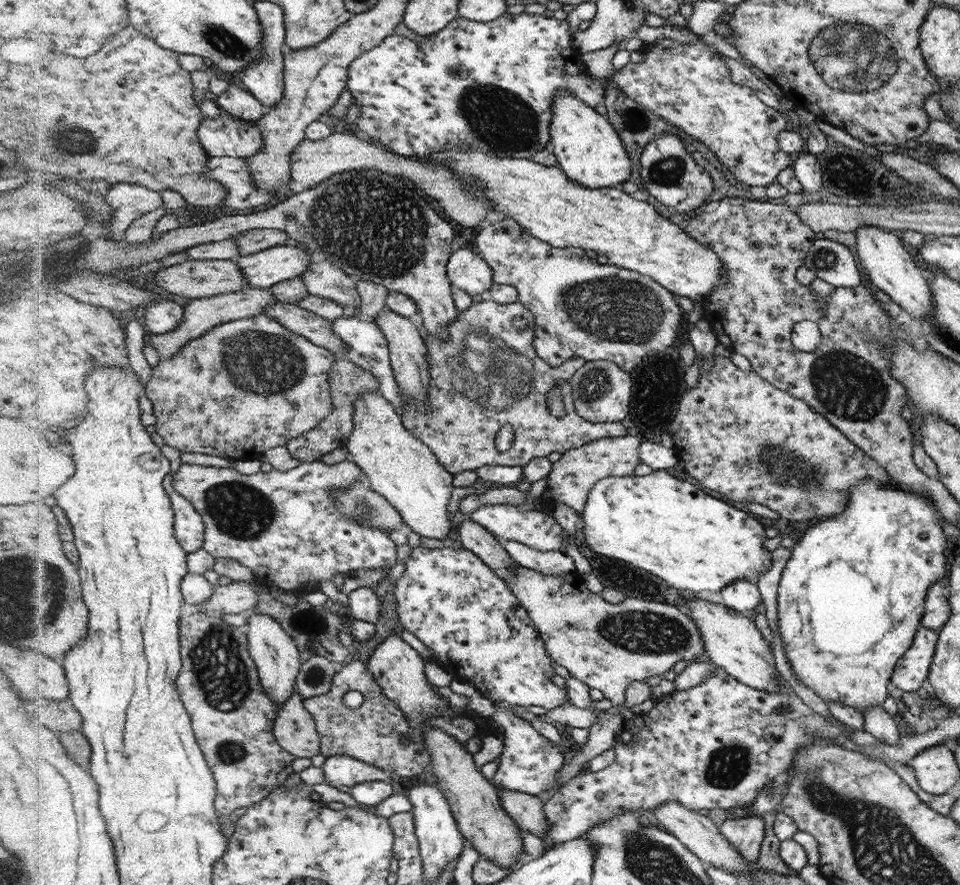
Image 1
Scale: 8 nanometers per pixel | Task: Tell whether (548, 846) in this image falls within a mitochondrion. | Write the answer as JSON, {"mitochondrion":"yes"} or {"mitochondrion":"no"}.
{"mitochondrion":"no"}

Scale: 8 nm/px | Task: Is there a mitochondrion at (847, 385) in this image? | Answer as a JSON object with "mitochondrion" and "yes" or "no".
{"mitochondrion":"yes"}

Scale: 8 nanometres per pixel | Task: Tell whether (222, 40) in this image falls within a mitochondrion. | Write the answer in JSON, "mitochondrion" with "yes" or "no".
{"mitochondrion":"yes"}

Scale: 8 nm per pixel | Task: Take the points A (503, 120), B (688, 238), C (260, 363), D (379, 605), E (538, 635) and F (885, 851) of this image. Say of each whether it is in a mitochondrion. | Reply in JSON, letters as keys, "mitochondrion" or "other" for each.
{"A":"mitochondrion","B":"other","C":"mitochondrion","D":"other","E":"other","F":"mitochondrion"}

